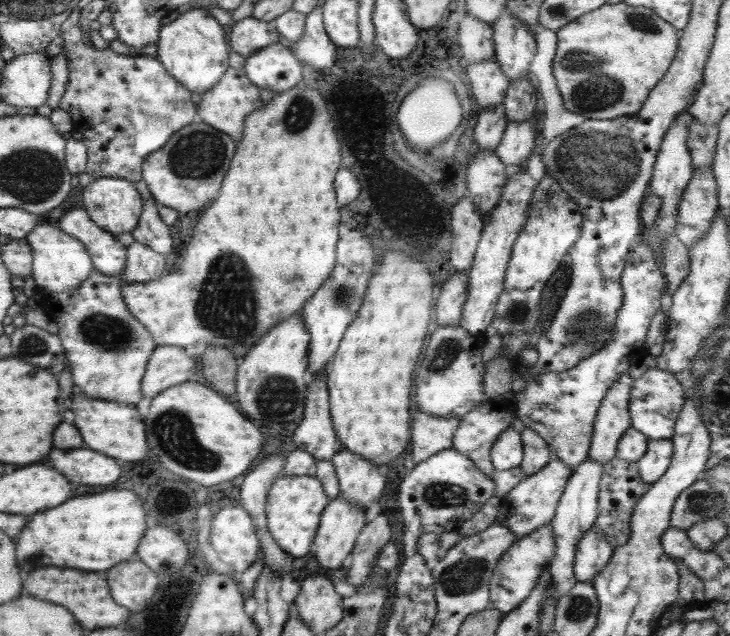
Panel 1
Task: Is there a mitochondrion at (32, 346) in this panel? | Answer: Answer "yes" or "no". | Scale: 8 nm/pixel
yes

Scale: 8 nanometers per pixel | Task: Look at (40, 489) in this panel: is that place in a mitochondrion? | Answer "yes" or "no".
no

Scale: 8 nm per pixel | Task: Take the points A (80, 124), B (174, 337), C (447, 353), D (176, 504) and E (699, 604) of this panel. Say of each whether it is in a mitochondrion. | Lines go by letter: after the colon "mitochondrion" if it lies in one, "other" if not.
A: other
B: other
C: mitochondrion
D: other
E: other

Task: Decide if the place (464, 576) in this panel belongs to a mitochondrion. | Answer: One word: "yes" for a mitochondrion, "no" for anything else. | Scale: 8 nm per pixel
yes

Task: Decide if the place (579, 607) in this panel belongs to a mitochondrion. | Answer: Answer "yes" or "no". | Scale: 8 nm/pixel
yes

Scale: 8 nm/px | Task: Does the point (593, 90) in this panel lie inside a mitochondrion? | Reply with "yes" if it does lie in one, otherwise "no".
yes

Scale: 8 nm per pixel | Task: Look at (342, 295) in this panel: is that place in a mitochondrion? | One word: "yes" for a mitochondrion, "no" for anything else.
yes

